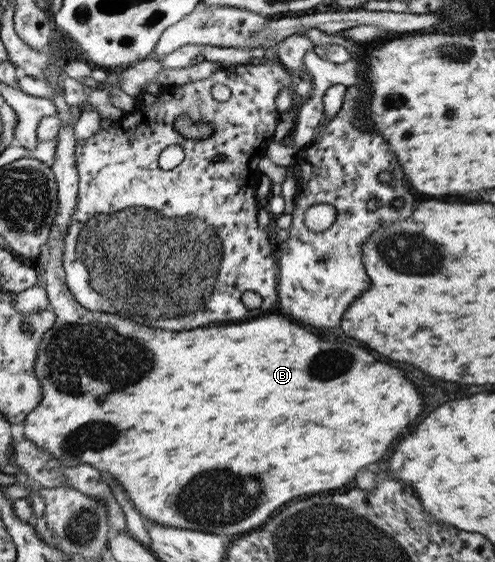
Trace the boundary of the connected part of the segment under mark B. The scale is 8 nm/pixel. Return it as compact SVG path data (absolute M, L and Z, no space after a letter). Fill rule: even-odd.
M54 40L52 44L52 50L49 49L49 55L51 55L51 59L53 62L49 64L49 66L45 66L45 78L43 80L47 81L49 85L53 85L55 87L55 94L51 100L53 101L53 105L57 107L57 112L55 112L55 116L60 118L64 124L60 127L58 135L55 137L57 142L55 157L51 166L49 166L52 174L54 176L54 182L56 183L56 198L58 199L57 211L53 218L53 224L51 224L51 228L49 228L49 238L47 238L46 244L44 245L44 250L42 251L42 257L39 259L37 264L39 267L43 268L42 276L40 277L39 284L43 287L45 291L48 303L49 310L54 314L55 320L53 321L53 325L43 333L41 336L41 341L37 343L37 351L35 351L35 361L33 361L33 374L35 374L35 378L37 378L37 382L39 382L39 388L41 388L41 397L37 406L33 408L33 410L29 411L25 418L22 420L23 423L23 432L24 438L27 440L31 440L35 446L39 446L41 450L45 450L45 452L49 452L61 466L77 466L77 464L89 464L89 466L93 466L93 468L97 468L101 474L105 474L105 476L109 476L109 478L115 478L115 482L123 488L123 492L127 494L127 498L131 500L131 504L133 504L135 510L137 510L138 514L141 518L147 518L149 522L155 522L155 524L161 524L161 526L173 526L173 528L185 528L185 530L195 530L199 533L205 534L214 534L219 536L240 536L241 534L245 534L245 532L249 533L249 530L253 530L253 526L259 526L259 524L263 524L269 516L273 516L281 506L285 506L287 502L291 502L291 500L295 500L295 498L303 498L303 496L309 496L309 494L317 494L317 492L327 492L327 490L333 490L333 488L339 488L339 486L343 486L343 484L347 484L351 478L353 478L353 474L359 470L359 468L363 468L363 466L367 466L367 464L371 464L371 462L377 462L385 452L387 452L387 448L389 448L389 444L391 444L391 436L393 436L393 440L405 430L405 414L407 414L407 424L421 412L421 398L419 398L419 394L415 392L415 388L413 388L413 384L409 384L405 378L403 378L403 372L399 370L399 368L395 368L395 366L389 366L387 362L385 362L385 368L381 368L381 362L379 360L375 360L373 356L369 356L359 344L355 344L353 342L353 346L349 346L349 344L335 344L335 342L325 342L325 340L321 340L319 336L315 336L309 328L307 328L307 332L305 332L305 328L303 326L297 326L297 324L293 324L293 322L289 322L287 318L281 318L281 316L265 316L265 318L255 318L255 320L249 320L249 322L243 322L243 324L233 324L233 326L215 326L215 328L197 328L197 330L185 330L185 332L177 332L177 334L173 334L173 332L169 332L169 330L159 330L159 328L148 327L145 325L139 326L136 322L131 322L131 320L125 320L125 318L121 318L121 316L115 316L115 314L107 314L99 311L91 311L83 308L72 296L71 292L69 292L67 286L65 286L65 273L63 273L62 265L61 265L61 256L63 252L63 238L65 238L65 233L67 233L67 226L71 222L71 215L75 212L76 208L76 195L77 195L77 184L78 184L78 174L77 170L74 168L74 139L72 138L72 126L74 123L70 122L69 119L69 104L63 100L63 77L59 76L59 72L55 72L55 67L59 67L59 65L63 65L63 61L61 59L61 52L58 50L58 40ZM71 430L101 430L103 434L95 434L95 432L91 432L91 434L71 434Z

